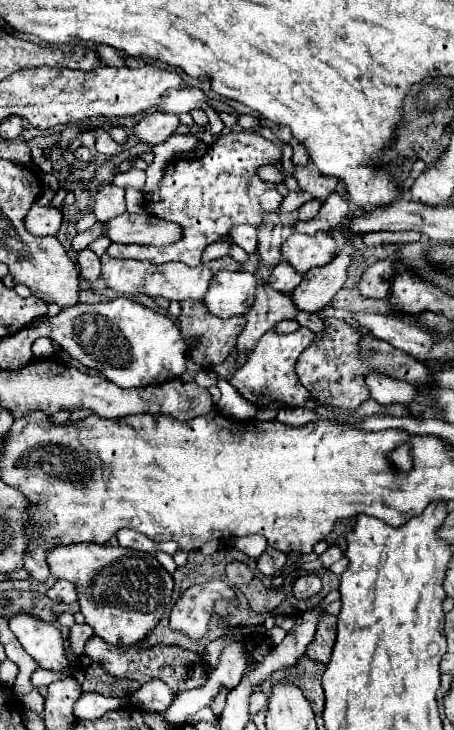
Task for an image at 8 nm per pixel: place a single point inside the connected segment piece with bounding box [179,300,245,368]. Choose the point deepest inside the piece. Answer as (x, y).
(218, 336)

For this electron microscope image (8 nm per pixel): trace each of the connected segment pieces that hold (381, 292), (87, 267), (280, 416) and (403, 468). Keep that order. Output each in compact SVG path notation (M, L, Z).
M389 260L377 262L365 270L361 280L357 282L357 290L363 298L385 298L391 286L393 264Z
M85 248L83 252L79 252L77 256L77 266L81 276L87 282L95 282L101 276L101 264L99 264L99 256L95 252L91 252L89 248Z
M281 408L275 418L279 422L283 422L283 424L301 426L301 424L307 424L307 422L315 420L315 410L307 410L307 408Z
M409 444L397 446L397 448L389 454L389 462L393 464L393 468L397 468L397 472L407 474L407 472L413 468L413 458L411 458L411 448L409 448Z

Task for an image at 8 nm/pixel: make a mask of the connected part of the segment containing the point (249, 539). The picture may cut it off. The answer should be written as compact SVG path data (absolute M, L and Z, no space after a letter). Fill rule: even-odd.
M243 536L233 538L233 546L251 558L259 558L267 548L267 540L263 536Z

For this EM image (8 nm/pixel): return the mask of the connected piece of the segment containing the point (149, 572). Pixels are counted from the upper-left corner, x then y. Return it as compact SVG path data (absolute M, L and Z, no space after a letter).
M71 544L71 546L57 546L47 552L47 564L55 578L69 580L77 588L81 614L85 616L85 624L93 628L95 636L105 640L113 646L133 646L145 636L153 632L163 616L163 606L171 602L173 594L173 578L171 574L159 564L155 552L137 552L121 546L109 544Z

